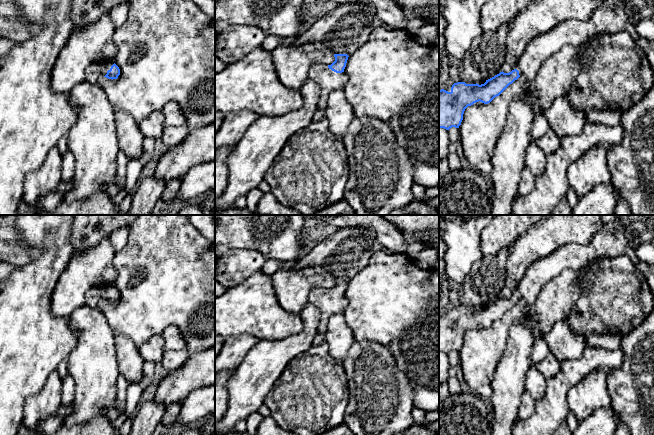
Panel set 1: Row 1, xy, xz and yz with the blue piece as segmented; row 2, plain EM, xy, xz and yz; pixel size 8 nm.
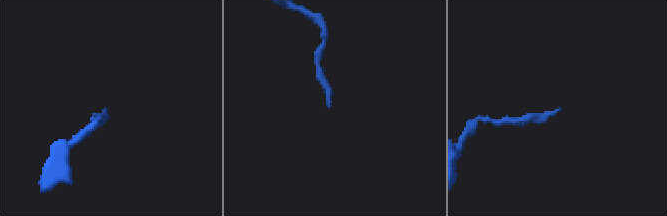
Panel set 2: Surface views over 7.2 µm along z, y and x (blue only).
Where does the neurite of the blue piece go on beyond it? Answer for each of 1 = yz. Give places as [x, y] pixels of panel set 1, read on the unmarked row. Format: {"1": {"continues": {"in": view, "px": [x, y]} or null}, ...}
{"1": {"continues": {"in": "yz", "px": [625, 231]}}}

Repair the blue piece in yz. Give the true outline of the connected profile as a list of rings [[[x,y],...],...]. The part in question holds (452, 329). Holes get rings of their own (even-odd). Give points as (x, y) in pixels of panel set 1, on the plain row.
[[[620,215],[616,219],[603,225],[597,235],[585,246],[568,243],[558,248],[547,257],[534,262],[524,275],[516,292],[509,297],[503,295],[486,304],[484,308],[466,308],[465,306],[454,307],[451,315],[439,314],[439,352],[449,354],[452,351],[459,352],[463,344],[463,338],[468,330],[476,326],[490,327],[499,320],[510,308],[519,301],[525,303],[525,313],[539,298],[544,286],[556,278],[564,269],[579,270],[594,259],[615,258],[623,255],[626,247],[635,248],[642,243],[654,239],[654,225],[650,218],[644,215]]]

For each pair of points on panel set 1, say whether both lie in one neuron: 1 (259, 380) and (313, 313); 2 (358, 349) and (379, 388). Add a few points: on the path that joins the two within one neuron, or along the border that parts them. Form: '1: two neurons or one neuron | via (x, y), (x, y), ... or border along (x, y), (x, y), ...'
1: one neuron | via (276, 363), (309, 330)
2: one neuron | via (365, 359), (373, 378)

